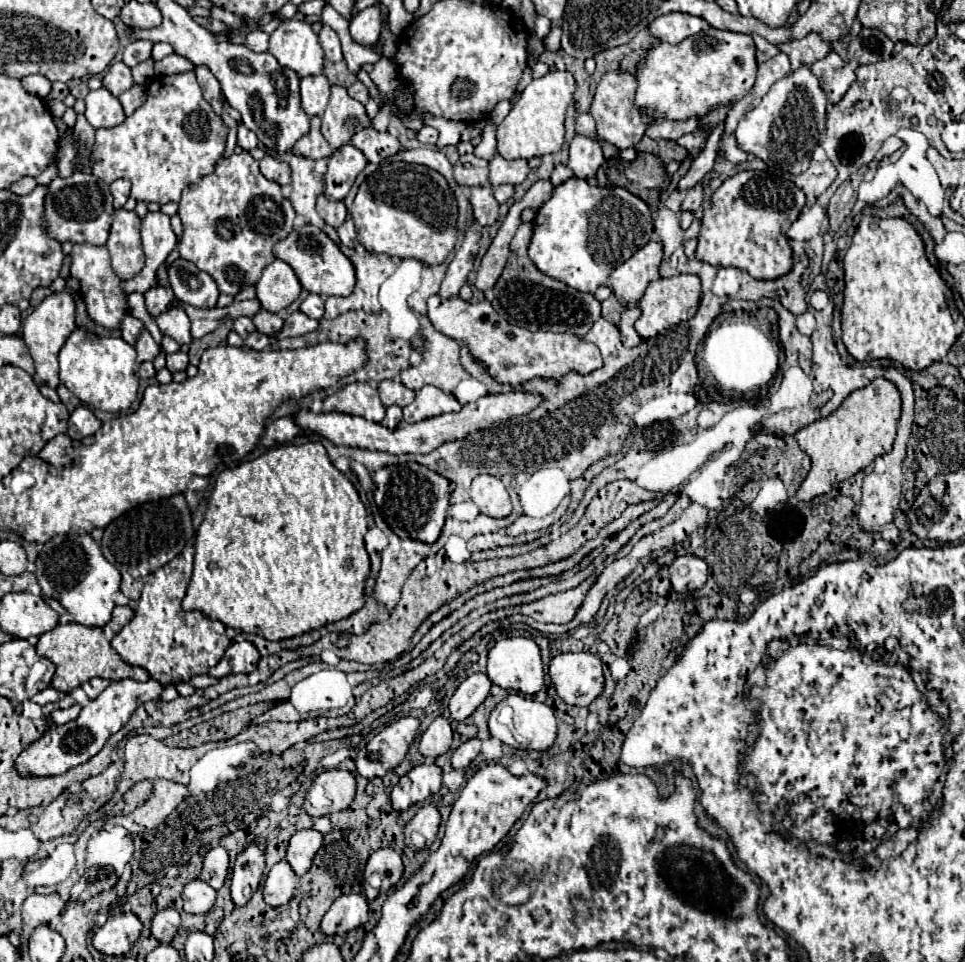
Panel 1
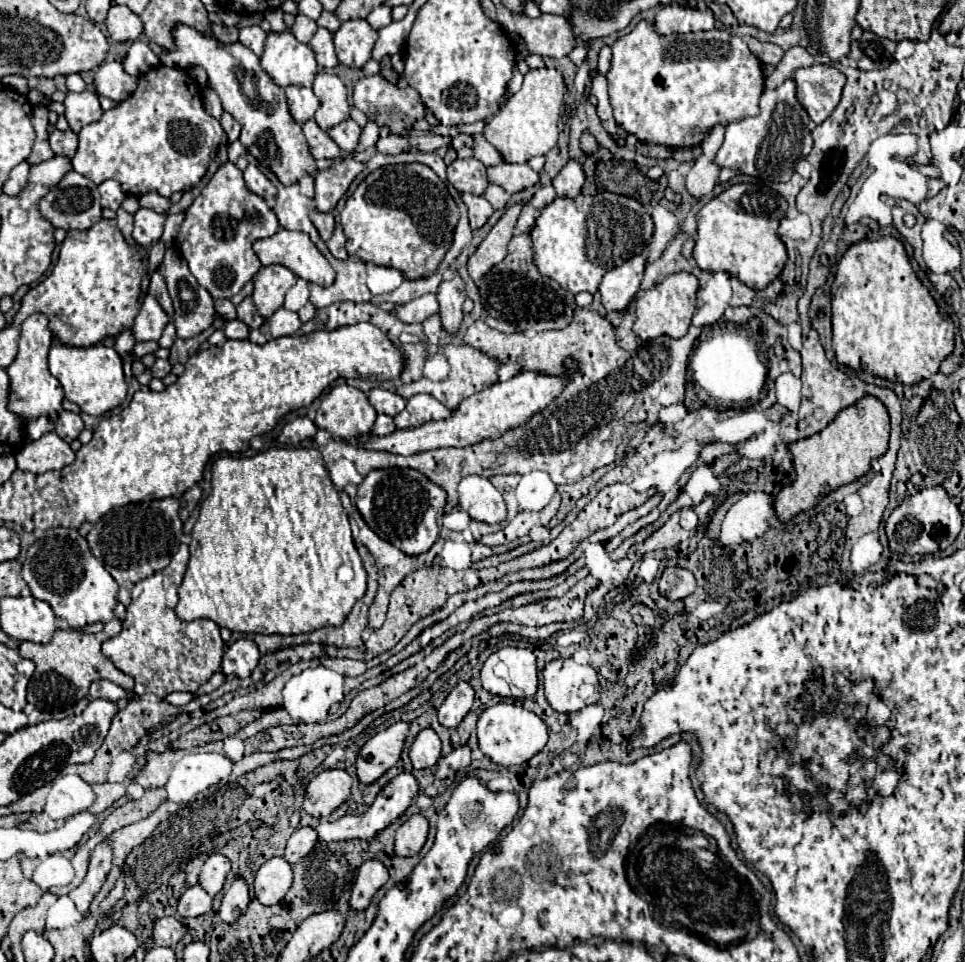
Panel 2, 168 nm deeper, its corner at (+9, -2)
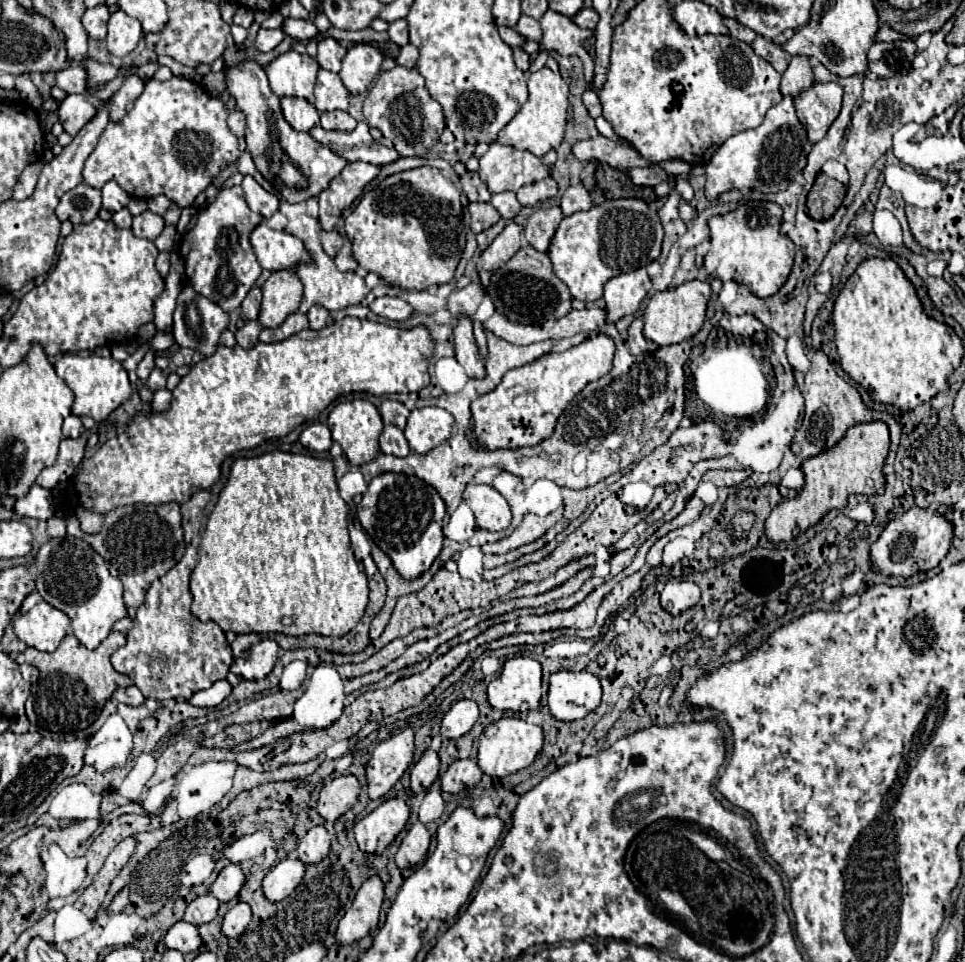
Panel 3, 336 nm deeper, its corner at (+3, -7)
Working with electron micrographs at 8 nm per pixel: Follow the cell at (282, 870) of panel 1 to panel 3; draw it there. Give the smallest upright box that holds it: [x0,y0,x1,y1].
[262,857,306,901]

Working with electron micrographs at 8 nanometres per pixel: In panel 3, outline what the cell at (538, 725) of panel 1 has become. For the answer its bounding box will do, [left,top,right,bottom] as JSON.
[476,717,544,779]

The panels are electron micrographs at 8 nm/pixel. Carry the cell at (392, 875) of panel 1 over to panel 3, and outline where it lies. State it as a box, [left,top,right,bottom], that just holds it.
[336,875,384,945]

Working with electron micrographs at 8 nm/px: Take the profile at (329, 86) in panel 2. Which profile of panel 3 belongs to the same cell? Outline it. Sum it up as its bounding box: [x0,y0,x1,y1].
[314,69,348,111]

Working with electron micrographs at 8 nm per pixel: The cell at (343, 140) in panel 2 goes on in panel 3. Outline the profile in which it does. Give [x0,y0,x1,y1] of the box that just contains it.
[320,111,356,131]

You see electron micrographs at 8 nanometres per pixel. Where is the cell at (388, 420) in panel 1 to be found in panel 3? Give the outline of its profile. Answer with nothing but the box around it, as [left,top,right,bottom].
[380,425,410,457]

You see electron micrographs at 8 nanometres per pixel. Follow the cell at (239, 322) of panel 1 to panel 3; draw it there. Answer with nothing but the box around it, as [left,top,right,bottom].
[236,321,260,349]

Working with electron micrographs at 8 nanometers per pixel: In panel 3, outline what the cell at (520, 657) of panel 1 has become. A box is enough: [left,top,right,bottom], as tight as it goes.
[488,657,542,713]

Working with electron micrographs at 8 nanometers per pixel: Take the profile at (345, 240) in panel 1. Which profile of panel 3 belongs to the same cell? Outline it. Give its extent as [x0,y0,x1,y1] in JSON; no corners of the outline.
[334,241,358,271]

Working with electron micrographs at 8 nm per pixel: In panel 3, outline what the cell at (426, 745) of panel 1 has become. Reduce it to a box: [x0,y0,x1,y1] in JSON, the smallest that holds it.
[410,749,440,793]

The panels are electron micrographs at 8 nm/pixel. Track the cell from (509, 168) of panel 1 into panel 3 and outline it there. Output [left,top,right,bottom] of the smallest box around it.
[516,177,558,207]

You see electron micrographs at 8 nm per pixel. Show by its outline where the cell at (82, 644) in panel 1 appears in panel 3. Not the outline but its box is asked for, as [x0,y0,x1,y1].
[16,631,134,737]

